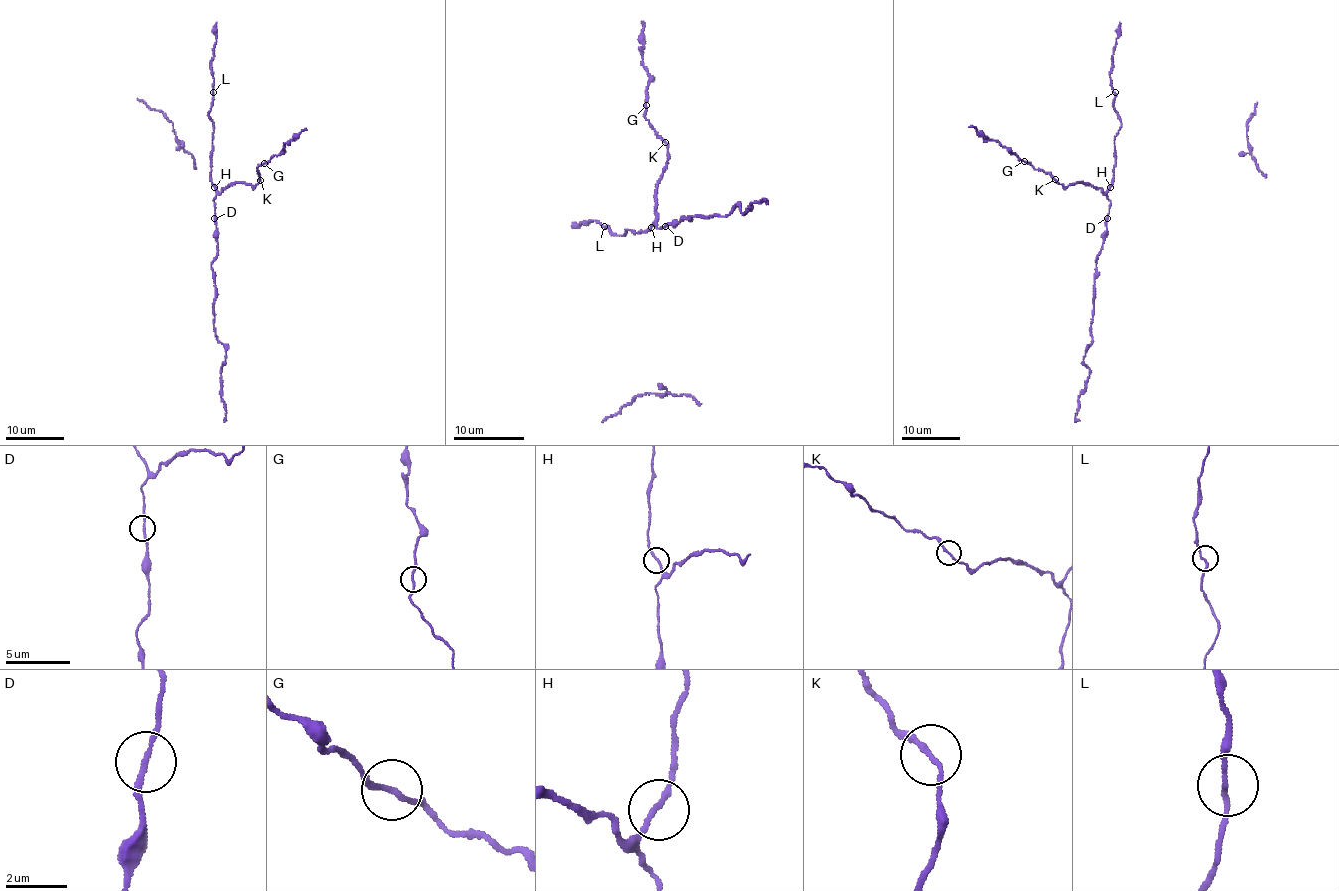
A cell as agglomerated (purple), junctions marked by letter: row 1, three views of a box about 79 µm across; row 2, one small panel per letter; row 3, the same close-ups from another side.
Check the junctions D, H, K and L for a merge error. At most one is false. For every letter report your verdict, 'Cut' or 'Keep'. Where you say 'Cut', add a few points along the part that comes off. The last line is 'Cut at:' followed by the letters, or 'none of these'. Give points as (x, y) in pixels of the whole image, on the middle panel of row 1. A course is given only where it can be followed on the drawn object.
D: Keep
H: Keep
K: Keep
L: Keep
Cut at: none of these

